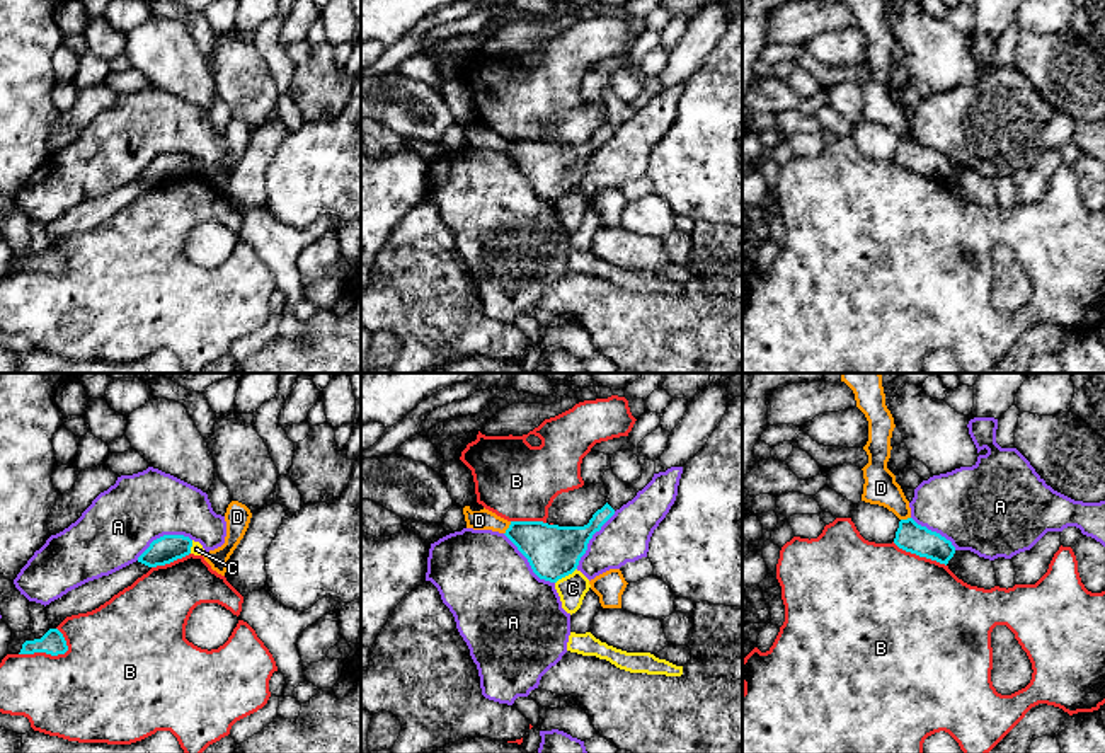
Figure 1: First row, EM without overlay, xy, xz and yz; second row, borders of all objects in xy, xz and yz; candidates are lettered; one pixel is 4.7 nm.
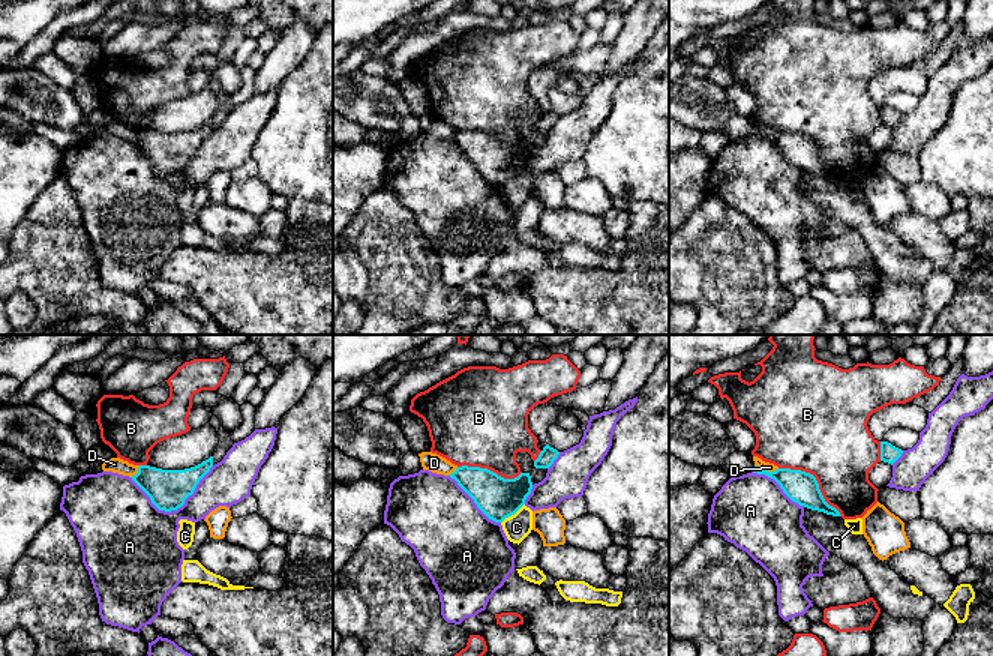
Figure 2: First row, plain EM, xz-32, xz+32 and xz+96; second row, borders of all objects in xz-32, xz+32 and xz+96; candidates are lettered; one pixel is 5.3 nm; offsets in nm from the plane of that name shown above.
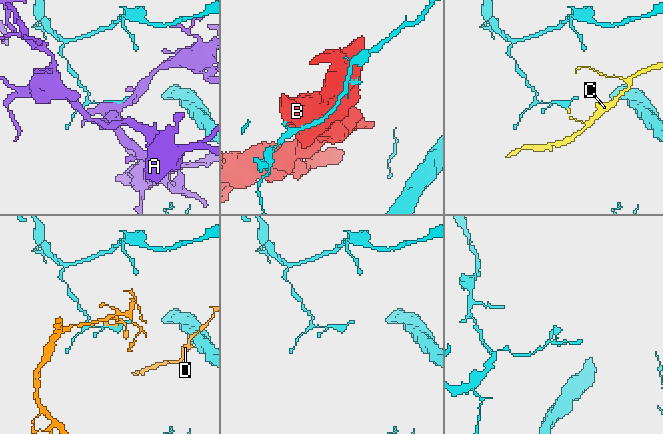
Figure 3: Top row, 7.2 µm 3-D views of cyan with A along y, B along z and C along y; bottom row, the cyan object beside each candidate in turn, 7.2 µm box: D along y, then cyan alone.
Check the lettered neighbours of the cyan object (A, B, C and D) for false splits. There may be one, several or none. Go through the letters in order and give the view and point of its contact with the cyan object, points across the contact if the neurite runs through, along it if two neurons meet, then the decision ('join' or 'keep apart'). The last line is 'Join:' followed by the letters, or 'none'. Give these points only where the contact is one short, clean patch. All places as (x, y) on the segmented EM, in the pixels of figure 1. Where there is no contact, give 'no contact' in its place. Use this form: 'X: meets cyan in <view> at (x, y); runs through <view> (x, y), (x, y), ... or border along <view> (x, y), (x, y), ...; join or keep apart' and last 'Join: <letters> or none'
A: meets cyan in xz at (528, 561); keep apart
B: meets cyan in xy at (45, 651); keep apart
C: meets cyan in xz at (566, 574); border along xz (576, 568), (555, 583); keep apart
D: meets cyan in xz at (508, 528); border along xz (511, 522), (504, 534); keep apart
Join: none

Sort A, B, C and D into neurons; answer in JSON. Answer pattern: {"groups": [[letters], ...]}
{"groups": [["A"], ["B"], ["C"], ["D"]]}

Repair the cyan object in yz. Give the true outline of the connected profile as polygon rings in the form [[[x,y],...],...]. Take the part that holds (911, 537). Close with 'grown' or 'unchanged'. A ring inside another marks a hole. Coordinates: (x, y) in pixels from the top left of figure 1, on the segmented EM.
[[[913,518],[901,520],[894,543],[911,554],[948,564],[955,554],[950,540],[926,526],[918,525]]] | unchanged

